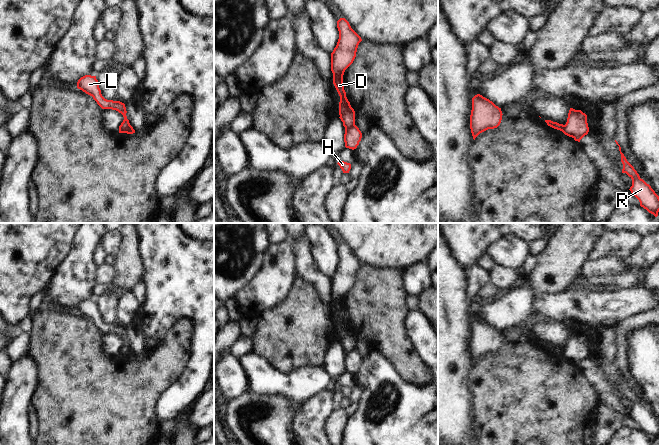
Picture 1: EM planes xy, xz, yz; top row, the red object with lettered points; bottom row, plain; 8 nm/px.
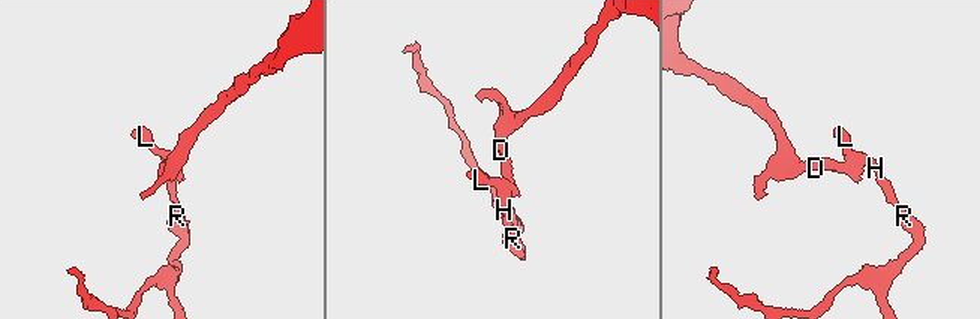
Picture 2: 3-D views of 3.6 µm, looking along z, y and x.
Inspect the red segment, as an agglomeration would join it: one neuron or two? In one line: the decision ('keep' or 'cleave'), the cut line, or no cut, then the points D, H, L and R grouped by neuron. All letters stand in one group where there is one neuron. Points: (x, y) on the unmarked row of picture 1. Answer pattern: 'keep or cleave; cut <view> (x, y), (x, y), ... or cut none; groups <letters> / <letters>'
cleave; cut xz (354, 348), (345, 353); groups D / H L R

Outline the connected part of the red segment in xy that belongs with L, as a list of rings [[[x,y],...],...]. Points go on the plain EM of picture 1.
[[[85,299],[81,301],[77,306],[77,312],[92,320],[102,333],[116,334],[123,339],[124,343],[127,342],[127,335],[124,327],[120,325],[107,324],[102,320],[96,300]]]

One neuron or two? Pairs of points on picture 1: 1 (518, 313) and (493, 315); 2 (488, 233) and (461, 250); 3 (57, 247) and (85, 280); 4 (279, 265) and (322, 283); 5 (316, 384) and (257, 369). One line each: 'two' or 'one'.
1: one
2: one
3: two
4: two
5: one

